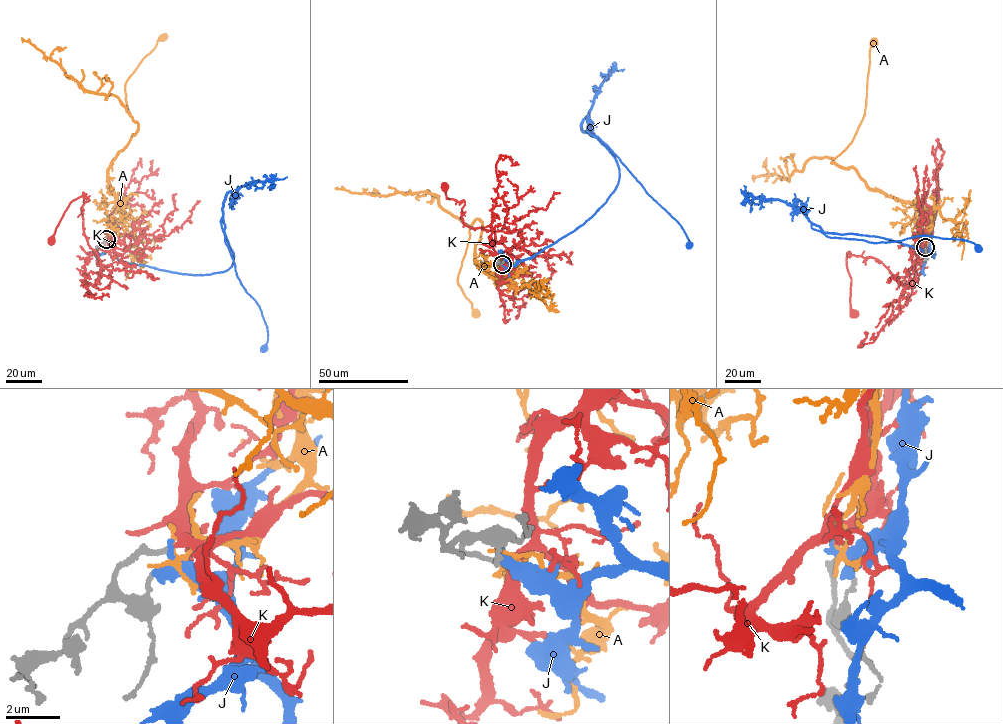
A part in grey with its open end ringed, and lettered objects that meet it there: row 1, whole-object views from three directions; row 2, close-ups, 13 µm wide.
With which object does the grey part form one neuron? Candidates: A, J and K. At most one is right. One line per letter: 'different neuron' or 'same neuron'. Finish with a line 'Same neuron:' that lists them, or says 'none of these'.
A: different neuron
J: different neuron
K: same neuron
Same neuron: K

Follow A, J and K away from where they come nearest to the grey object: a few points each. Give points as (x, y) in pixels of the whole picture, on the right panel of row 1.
A: (925, 247), (922, 226), (934, 210), (869, 189), (852, 167), (831, 163), (861, 121), (873, 43)
J: (925, 247), (934, 258), (882, 238), (822, 232), (876, 243), (931, 235), (968, 241), (978, 248)
K: (925, 247), (906, 276), (899, 278), (873, 258), (847, 256), (851, 279), (850, 306), (854, 313)

